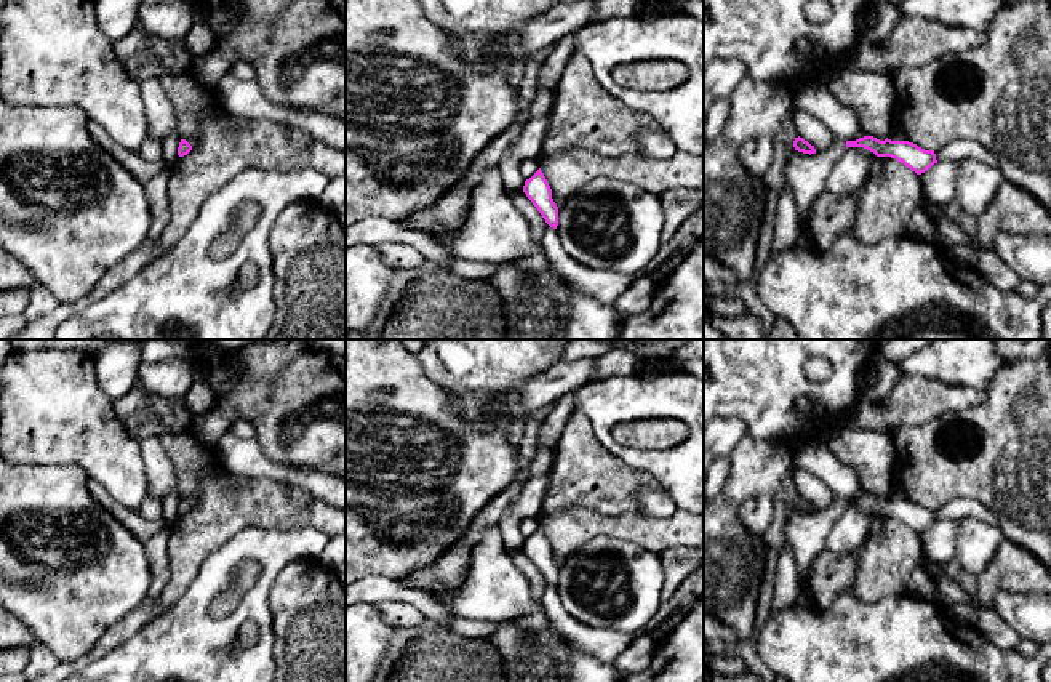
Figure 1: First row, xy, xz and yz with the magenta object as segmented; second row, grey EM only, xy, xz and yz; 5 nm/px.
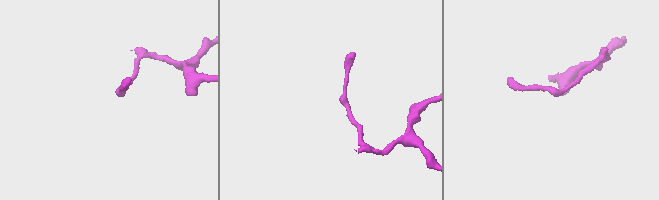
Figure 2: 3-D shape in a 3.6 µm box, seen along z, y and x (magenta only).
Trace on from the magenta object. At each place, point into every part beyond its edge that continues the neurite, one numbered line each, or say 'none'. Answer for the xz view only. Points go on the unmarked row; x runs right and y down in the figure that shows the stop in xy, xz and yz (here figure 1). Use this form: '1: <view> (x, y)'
none

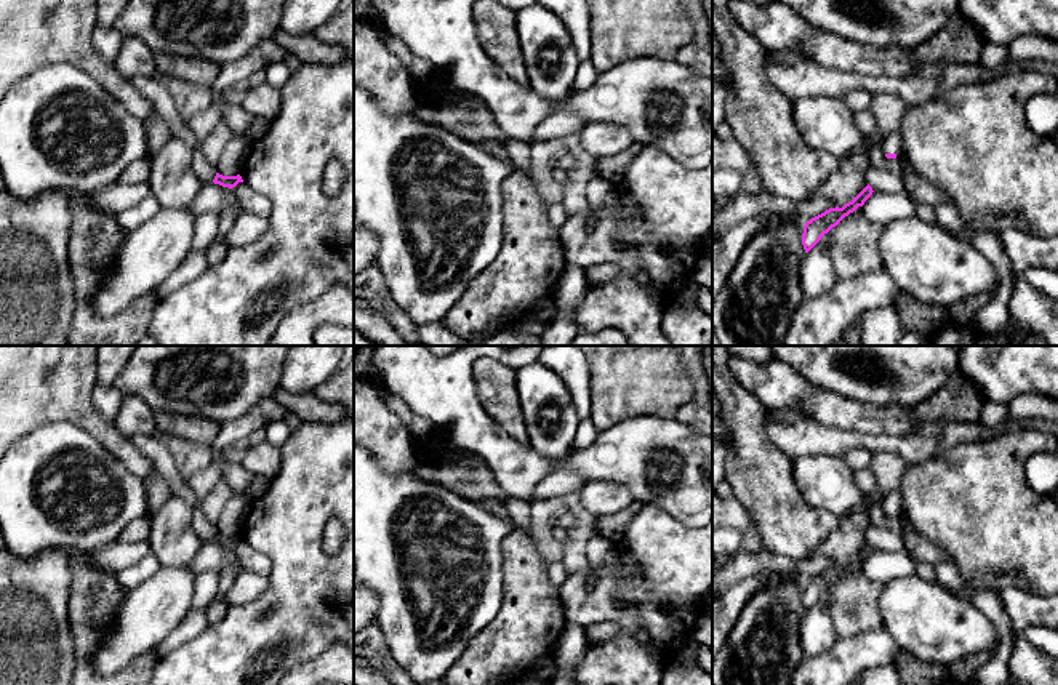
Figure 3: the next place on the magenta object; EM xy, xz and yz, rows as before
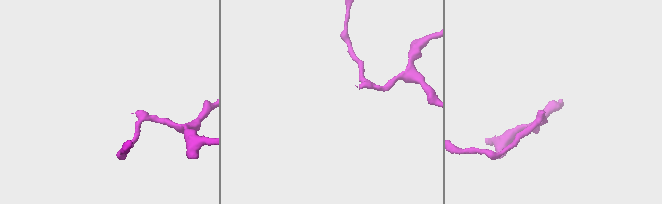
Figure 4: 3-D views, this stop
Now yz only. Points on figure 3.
1: yz (893, 501)

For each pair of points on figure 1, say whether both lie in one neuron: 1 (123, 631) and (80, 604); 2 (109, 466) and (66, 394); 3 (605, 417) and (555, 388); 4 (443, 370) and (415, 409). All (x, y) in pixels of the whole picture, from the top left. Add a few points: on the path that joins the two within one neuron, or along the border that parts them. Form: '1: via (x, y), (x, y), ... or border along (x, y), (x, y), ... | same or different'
1: border along (144, 602), (117, 620), (88, 652) | different
2: via (103, 449), (90, 434), (90, 428), (74, 412) | same
3: border along (591, 381), (575, 393) | different
4: border along (416, 356), (423, 372), (458, 397), (458, 410) | different

